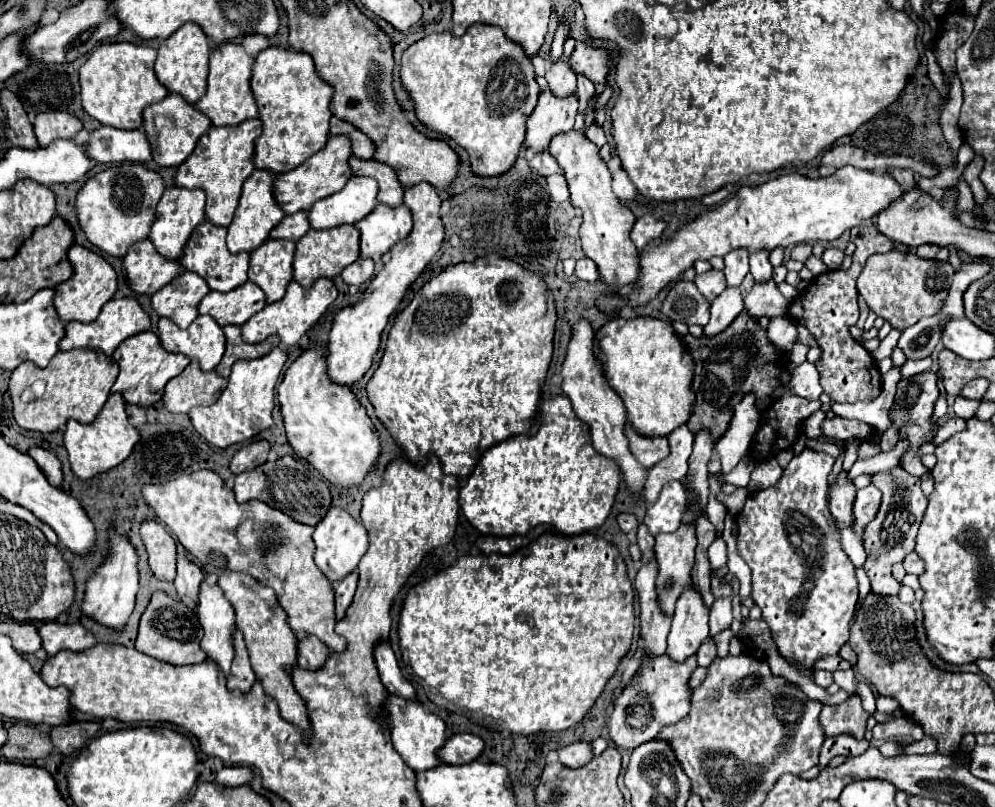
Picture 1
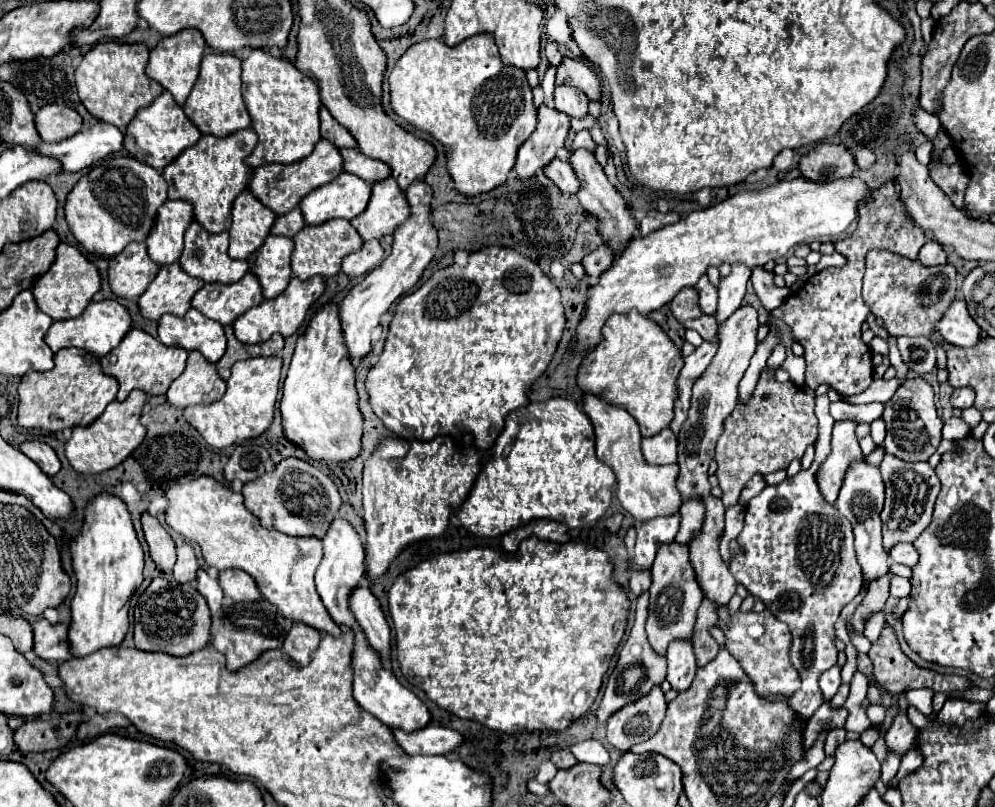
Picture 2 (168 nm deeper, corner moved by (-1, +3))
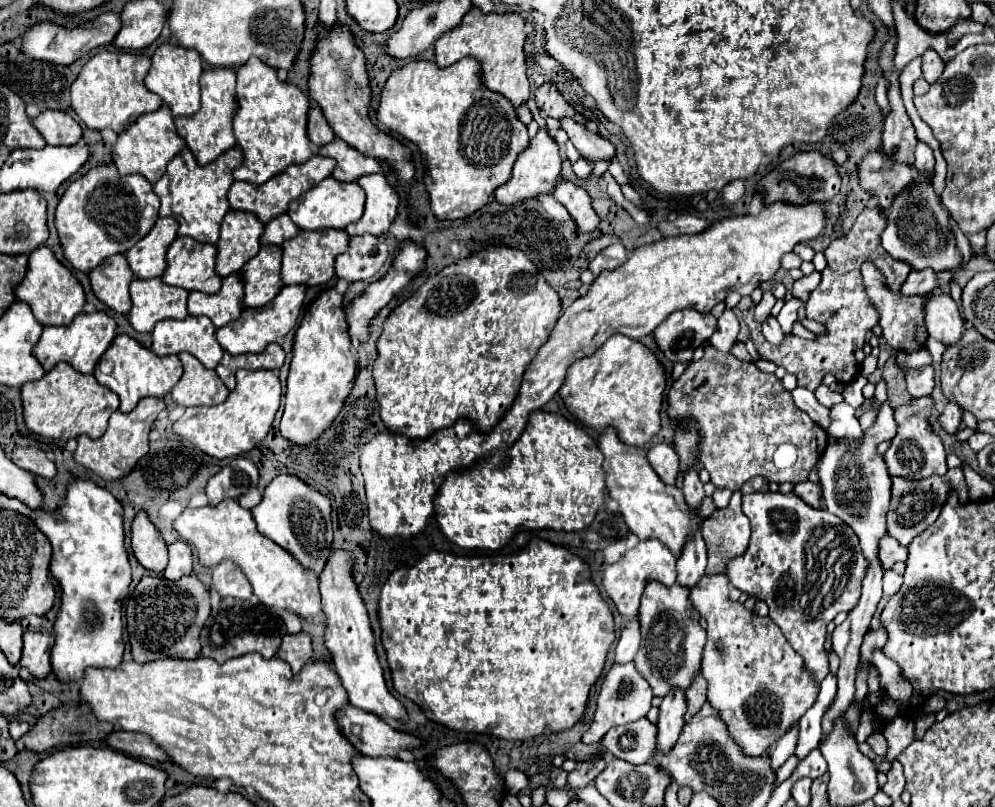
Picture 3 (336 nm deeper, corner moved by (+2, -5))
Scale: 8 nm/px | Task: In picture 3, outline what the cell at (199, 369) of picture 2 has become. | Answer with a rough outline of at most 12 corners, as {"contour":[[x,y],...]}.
{"contour":[[187,352],[171,396],[179,406],[217,406],[229,390]]}

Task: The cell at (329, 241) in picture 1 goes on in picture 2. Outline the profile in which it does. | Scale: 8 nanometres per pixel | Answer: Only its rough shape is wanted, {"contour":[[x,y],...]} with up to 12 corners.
{"contour":[[348,220],[306,226],[294,236],[300,280],[334,276],[362,248]]}

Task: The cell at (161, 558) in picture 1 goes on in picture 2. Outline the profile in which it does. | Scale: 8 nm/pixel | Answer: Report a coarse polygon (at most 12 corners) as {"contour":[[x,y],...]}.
{"contour":[[148,512],[142,528],[160,570],[176,564],[172,536]]}

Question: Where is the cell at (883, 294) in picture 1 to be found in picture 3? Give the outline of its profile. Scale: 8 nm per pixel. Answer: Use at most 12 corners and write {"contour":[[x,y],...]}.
{"contour":[[871,262],[863,266],[879,326],[895,350],[925,348],[927,296],[887,290]]}

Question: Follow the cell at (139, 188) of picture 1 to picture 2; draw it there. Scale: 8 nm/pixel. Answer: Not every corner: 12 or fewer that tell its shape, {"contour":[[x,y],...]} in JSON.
{"contour":[[126,156],[94,166],[64,212],[92,254],[146,242],[168,184]]}

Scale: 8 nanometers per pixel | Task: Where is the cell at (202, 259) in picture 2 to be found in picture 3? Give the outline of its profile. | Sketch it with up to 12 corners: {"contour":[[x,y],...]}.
{"contour":[[175,238],[165,284],[215,294],[215,246]]}

